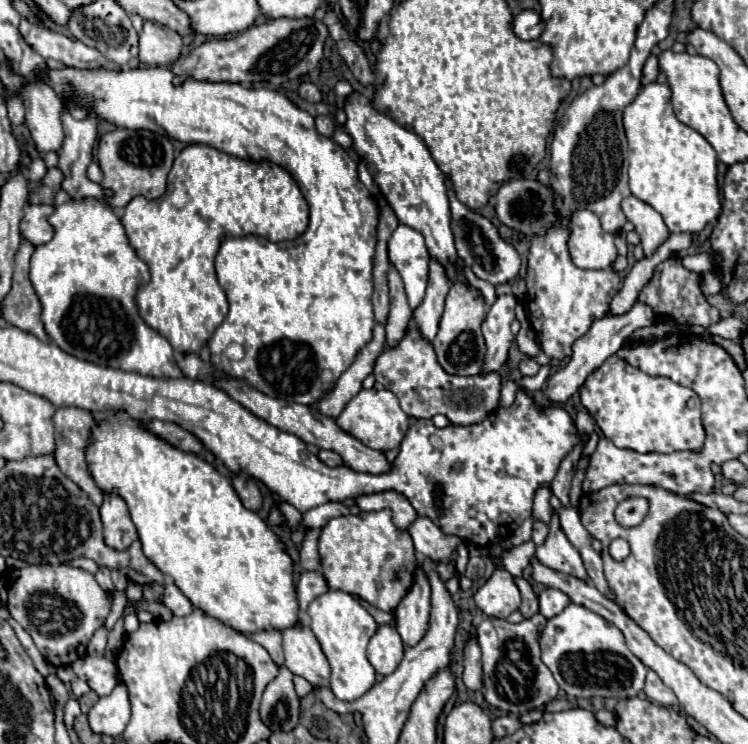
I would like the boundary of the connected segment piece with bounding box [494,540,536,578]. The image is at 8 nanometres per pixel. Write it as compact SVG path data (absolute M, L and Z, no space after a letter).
M528 540L528 542L520 544L520 546L504 552L500 558L494 558L494 562L504 566L514 578L522 578L524 568L530 564L530 560L534 556L534 550L536 550L536 544L532 540Z

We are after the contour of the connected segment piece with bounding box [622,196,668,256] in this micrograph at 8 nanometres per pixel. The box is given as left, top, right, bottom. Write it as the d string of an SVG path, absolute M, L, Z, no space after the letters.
M626 196L622 200L622 210L624 210L624 216L636 226L636 232L642 238L646 256L652 254L668 238L668 228L664 224L662 216L646 202L642 202L634 196Z

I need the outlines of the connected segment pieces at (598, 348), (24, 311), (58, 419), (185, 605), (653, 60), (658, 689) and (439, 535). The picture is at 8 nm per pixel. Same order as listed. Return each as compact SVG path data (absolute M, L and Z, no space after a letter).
M636 302L636 304L632 306L632 310L626 312L626 314L622 314L622 316L606 316L606 318L602 318L602 320L596 320L596 322L592 324L592 328L588 330L588 334L582 336L582 338L578 338L578 340L574 342L574 346L572 346L572 358L570 358L568 366L562 368L562 370L558 370L556 374L552 374L552 376L548 378L546 388L544 388L544 396L546 396L552 404L564 404L576 390L580 390L580 386L584 384L584 380L588 378L588 374L590 374L594 368L598 368L608 356L616 354L616 352L624 346L624 342L630 338L630 334L632 334L634 330L644 328L644 326L652 326L654 320L656 320L656 316L654 316L654 312L650 310L650 306L640 304L640 302Z
M22 240L20 250L16 252L16 268L14 268L14 280L12 290L6 296L2 304L2 316L8 324L16 324L16 328L34 334L36 338L50 342L50 336L44 330L44 324L40 320L40 300L32 288L32 282L28 278L30 274L30 258L32 258L34 246L26 240Z
M64 406L64 408L58 408L52 416L52 422L54 422L54 428L56 428L56 452L54 452L54 458L56 458L56 464L60 466L60 470L74 482L78 484L86 494L88 498L100 506L102 500L104 500L104 494L100 492L100 488L94 484L92 476L88 474L88 468L86 468L86 460L84 460L84 446L86 446L86 440L88 440L88 434L94 426L94 416L86 410L80 410L80 408L74 408L74 406Z
M172 580L166 582L166 592L164 592L164 600L162 602L172 610L174 616L188 616L188 612L194 610L192 602L180 592L180 588Z
M650 56L644 64L644 70L642 70L642 86L648 86L656 80L656 76L660 74L658 70L658 58L656 56Z
M648 670L648 676L646 676L646 686L644 686L644 694L648 696L648 700L652 702L658 702L662 706L670 706L670 708L678 708L678 700L676 700L676 694L664 686L664 682L658 678L656 672Z
M418 516L408 528L406 532L412 536L416 552L432 558L432 560L440 560L446 562L450 552L462 542L458 536L445 535L428 516Z

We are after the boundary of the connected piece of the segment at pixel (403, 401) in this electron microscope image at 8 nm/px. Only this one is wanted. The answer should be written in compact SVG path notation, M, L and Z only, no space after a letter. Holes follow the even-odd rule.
M412 328L406 338L398 344L398 348L388 348L376 360L374 376L386 390L398 396L400 408L414 418L434 418L436 414L448 416L452 424L470 426L488 418L492 410L498 408L500 400L500 374L492 372L486 376L452 376L442 370L436 360L432 344L420 338L418 330ZM404 372L404 374L402 374Z

